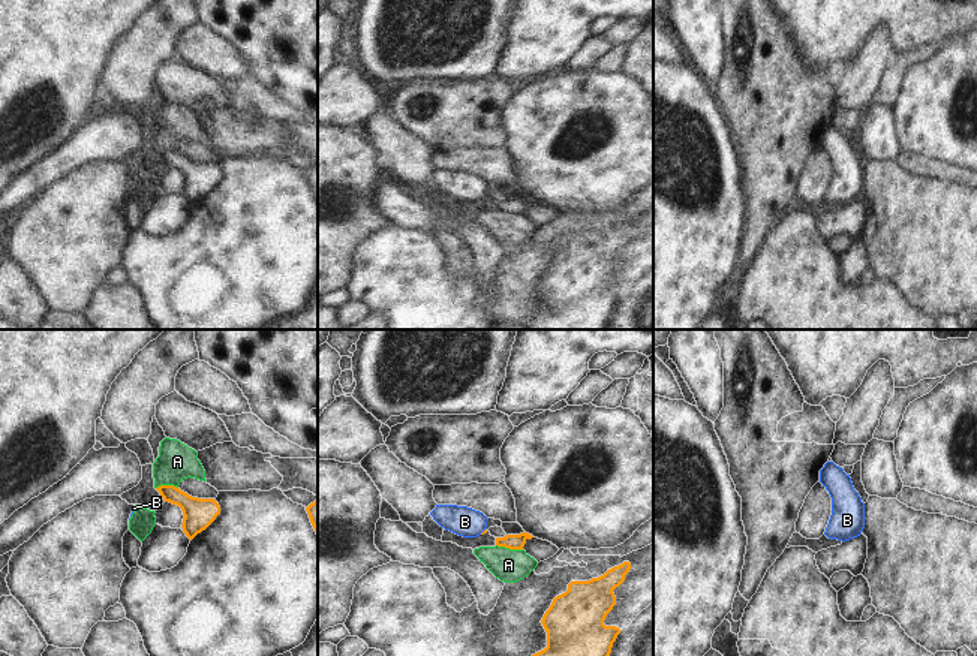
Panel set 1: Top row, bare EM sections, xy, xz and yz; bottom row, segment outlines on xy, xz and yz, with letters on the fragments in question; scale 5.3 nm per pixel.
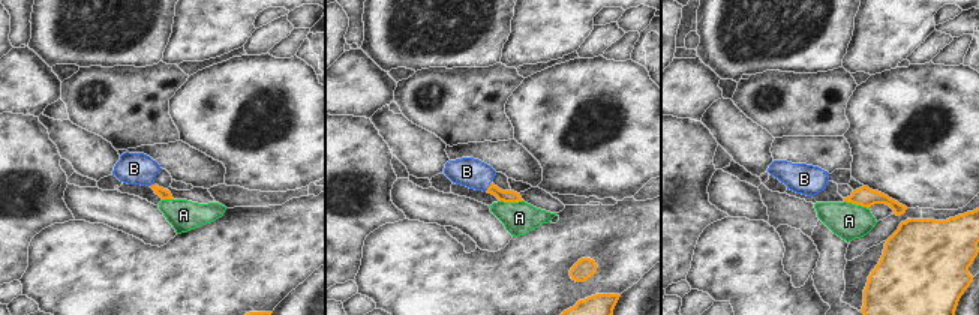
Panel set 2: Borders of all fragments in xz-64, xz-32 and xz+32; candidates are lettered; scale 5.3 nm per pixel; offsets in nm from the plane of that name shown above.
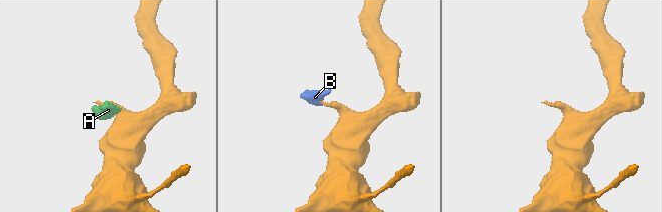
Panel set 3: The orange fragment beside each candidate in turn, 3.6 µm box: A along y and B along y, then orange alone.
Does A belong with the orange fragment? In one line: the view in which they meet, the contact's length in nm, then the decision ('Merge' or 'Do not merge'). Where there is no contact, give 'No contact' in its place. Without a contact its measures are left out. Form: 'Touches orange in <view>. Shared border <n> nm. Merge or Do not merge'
Touches orange in xz. Shared border 150 nm. Do not merge.

